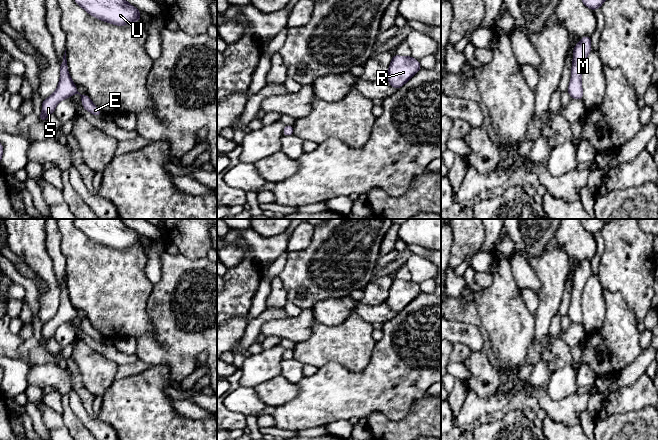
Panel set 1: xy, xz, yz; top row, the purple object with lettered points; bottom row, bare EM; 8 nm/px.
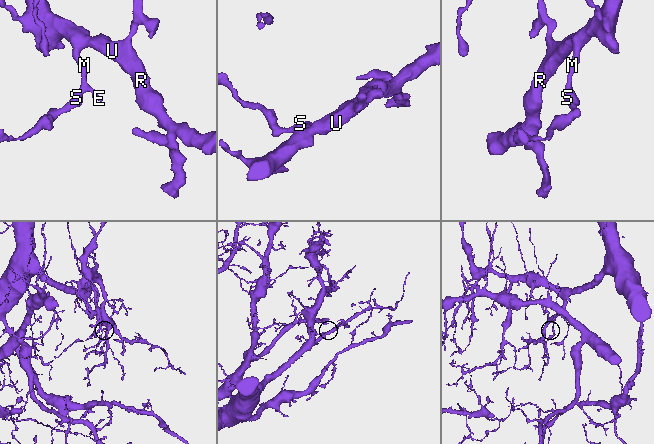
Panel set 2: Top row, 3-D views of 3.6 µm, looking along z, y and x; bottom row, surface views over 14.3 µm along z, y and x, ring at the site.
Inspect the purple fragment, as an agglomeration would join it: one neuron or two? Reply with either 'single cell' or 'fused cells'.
single cell

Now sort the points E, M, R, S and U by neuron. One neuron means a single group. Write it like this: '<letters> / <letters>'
E M R S U

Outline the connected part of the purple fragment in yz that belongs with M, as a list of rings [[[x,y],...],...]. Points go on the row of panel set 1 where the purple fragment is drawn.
[[[584,36],[574,47],[573,61],[571,69],[571,81],[568,86],[567,92],[572,99],[582,100],[582,67],[584,62],[591,52],[591,36]]]

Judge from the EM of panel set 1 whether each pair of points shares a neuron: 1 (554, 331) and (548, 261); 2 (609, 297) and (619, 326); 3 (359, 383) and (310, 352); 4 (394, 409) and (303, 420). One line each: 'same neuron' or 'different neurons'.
1: different neurons
2: same neuron
3: different neurons
4: same neuron

